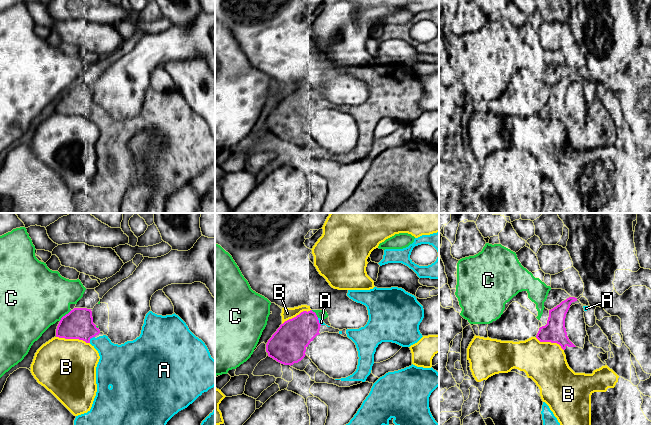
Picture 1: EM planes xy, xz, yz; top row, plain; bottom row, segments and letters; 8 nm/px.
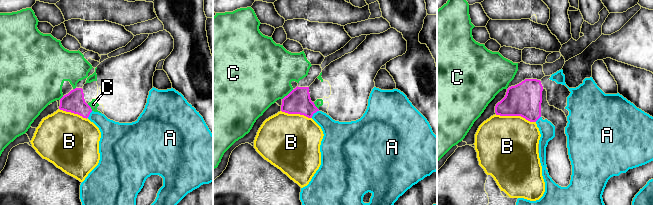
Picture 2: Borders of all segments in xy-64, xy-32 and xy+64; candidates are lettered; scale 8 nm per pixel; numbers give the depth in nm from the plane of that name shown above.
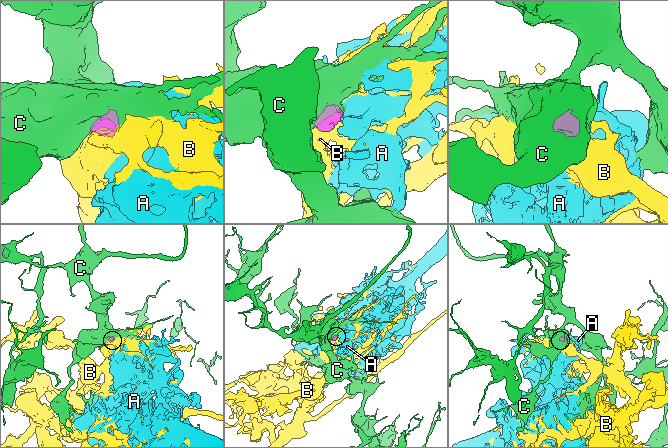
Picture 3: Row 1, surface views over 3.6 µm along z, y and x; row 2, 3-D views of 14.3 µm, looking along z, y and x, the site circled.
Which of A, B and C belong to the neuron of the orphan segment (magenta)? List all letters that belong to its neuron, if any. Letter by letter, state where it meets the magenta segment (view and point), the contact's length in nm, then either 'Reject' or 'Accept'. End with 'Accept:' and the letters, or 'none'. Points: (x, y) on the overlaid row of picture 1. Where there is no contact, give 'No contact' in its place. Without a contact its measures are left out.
A: Touches magenta at xy (90, 338). Shared border 70 nm. Accept
B: Touches magenta at xy (73, 338). Shared border 280 nm. Reject
C: Touches magenta at xy (66, 314). Shared border 130 nm. Reject
Accept: A

